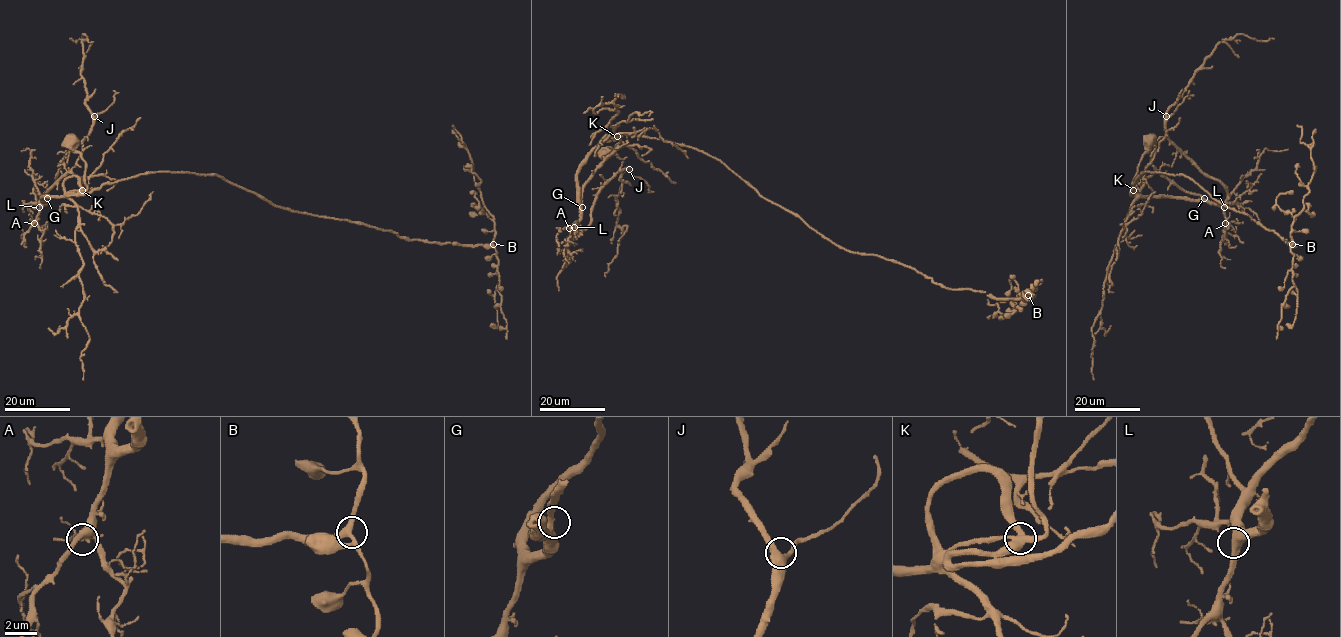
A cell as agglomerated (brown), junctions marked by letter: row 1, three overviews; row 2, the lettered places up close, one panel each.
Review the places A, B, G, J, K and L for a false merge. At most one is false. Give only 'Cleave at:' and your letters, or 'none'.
Cleave at: none

